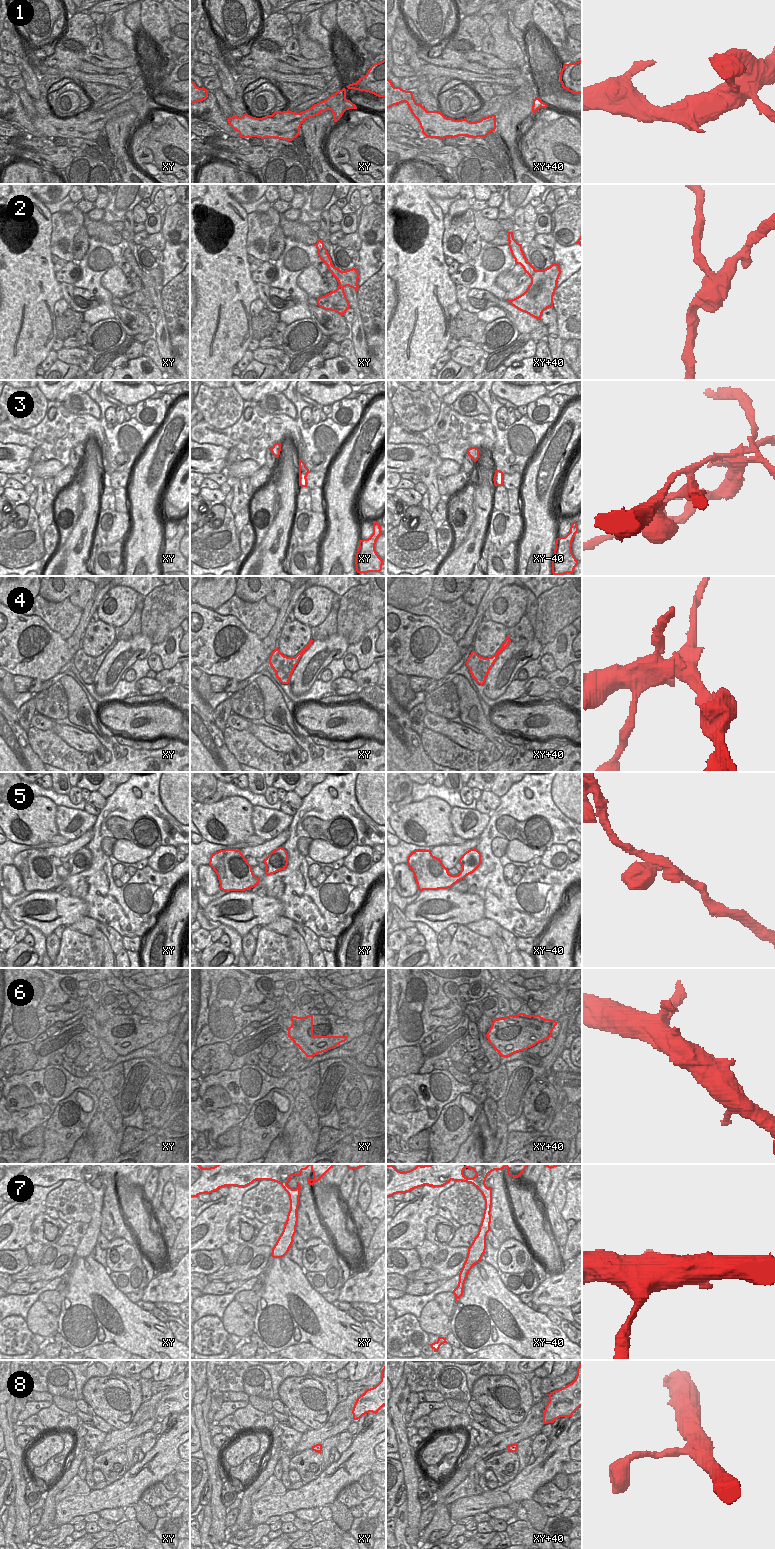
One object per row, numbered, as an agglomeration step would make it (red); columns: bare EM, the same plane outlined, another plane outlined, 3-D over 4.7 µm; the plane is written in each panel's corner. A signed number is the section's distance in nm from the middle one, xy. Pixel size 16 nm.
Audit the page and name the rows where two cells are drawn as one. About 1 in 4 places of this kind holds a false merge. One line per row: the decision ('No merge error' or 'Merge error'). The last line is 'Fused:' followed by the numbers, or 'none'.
1: No merge error
2: Merge error
3: Merge error
4: Merge error
5: No merge error
6: No merge error
7: Merge error
8: No merge error
Fused: 2, 3, 4, 7.

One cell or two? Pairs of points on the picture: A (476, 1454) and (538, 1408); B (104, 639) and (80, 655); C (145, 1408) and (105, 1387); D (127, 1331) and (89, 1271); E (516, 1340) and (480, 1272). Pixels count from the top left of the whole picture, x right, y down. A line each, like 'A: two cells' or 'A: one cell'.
A: one cell
B: one cell
C: two cells
D: one cell
E: one cell

